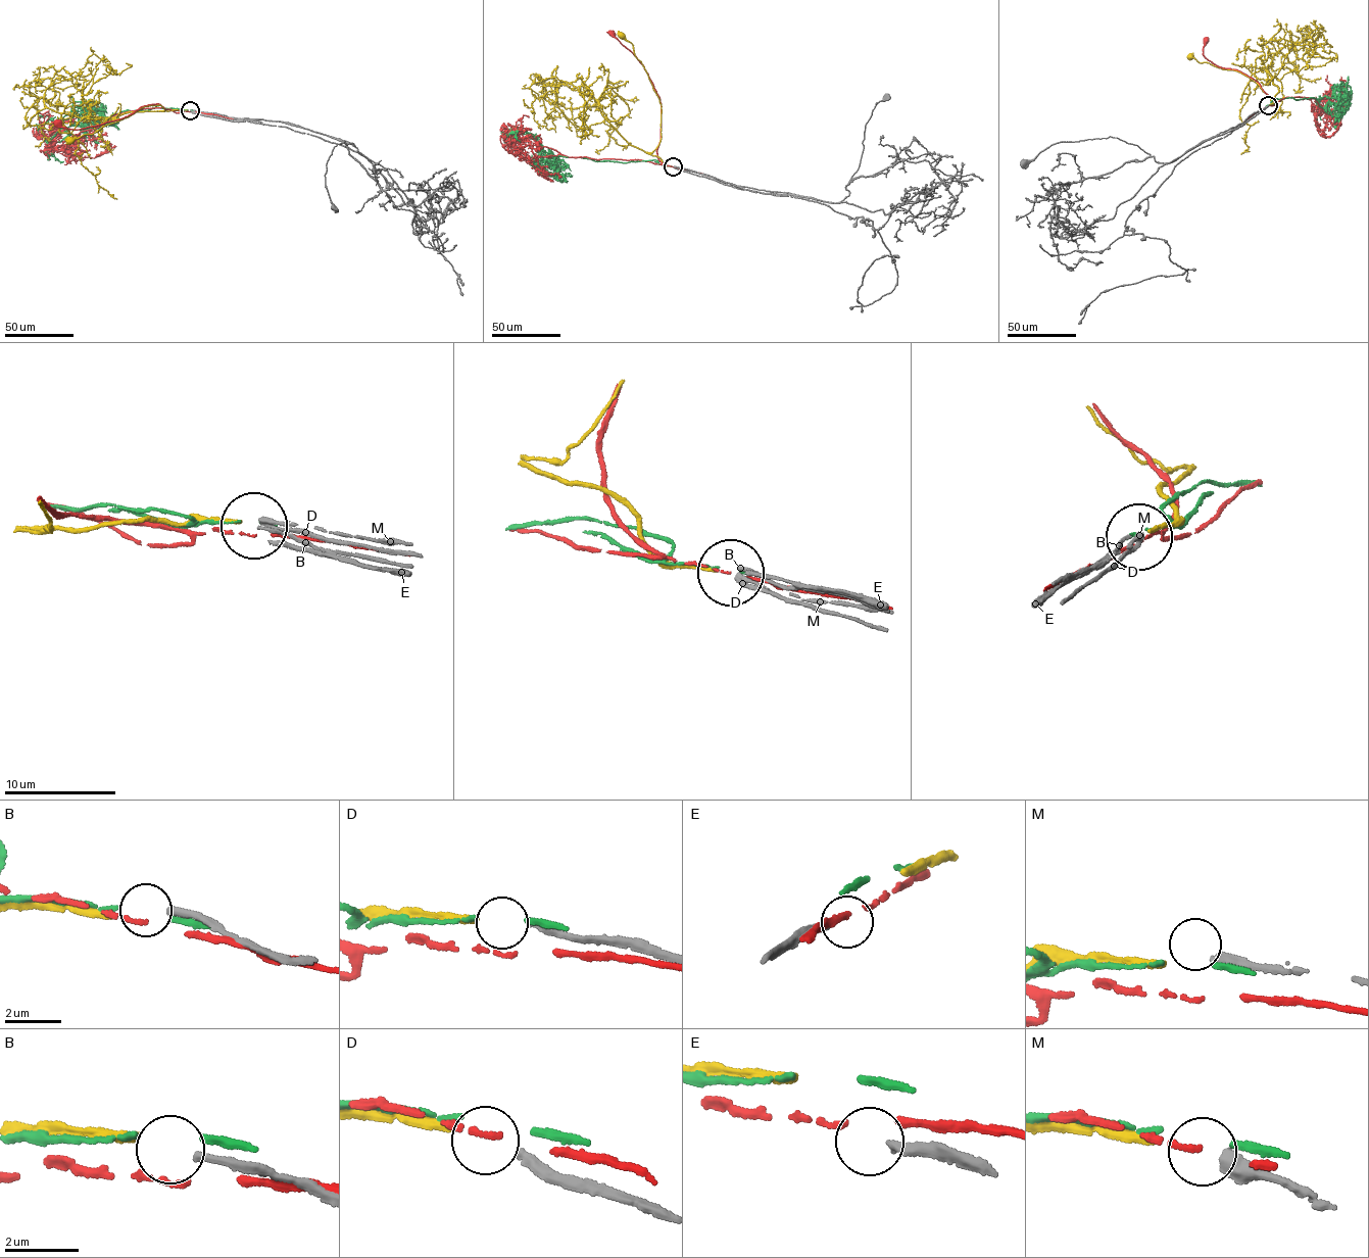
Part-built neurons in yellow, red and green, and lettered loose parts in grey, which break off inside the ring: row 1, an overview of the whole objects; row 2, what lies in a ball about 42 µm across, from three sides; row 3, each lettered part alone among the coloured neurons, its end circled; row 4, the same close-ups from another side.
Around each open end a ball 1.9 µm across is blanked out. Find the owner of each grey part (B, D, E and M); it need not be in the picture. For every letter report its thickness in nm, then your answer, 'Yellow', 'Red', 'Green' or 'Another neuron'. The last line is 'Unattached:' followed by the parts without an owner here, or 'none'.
B: Thickness 220 nm. Another neuron
D: Thickness 280 nm. Yellow
E: Thickness 280 nm. Another neuron
M: Thickness 480 nm. Another neuron
Unattached: B, E, M

